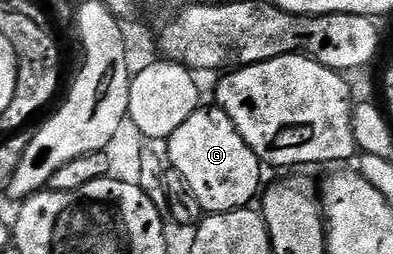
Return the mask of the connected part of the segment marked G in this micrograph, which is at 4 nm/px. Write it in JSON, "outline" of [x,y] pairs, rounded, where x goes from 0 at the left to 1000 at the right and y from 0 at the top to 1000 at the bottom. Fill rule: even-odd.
{"outline":[[[506,421],[420,559],[417,583],[435,669],[468,689],[468,720],[489,736],[499,799],[509,799],[517,843],[578,839],[628,819],[636,791],[659,772],[672,654],[656,614],[621,563],[611,516],[580,469],[567,429]]]}

